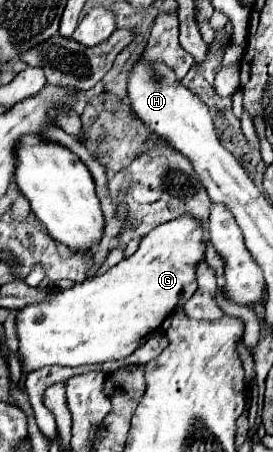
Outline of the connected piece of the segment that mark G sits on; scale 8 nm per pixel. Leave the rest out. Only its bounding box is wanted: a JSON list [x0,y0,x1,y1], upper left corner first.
[16,212,206,372]

